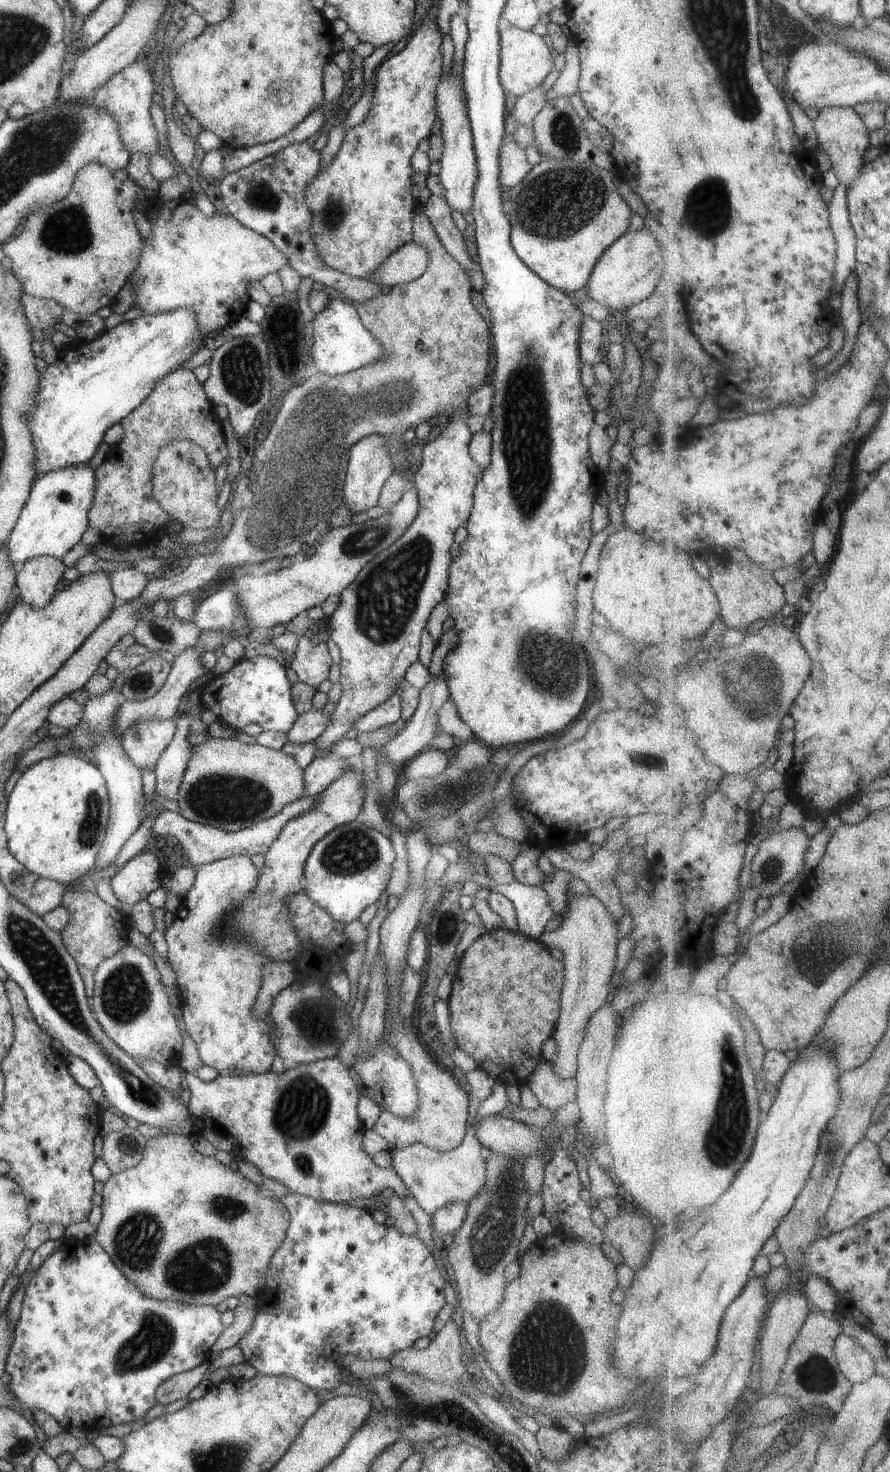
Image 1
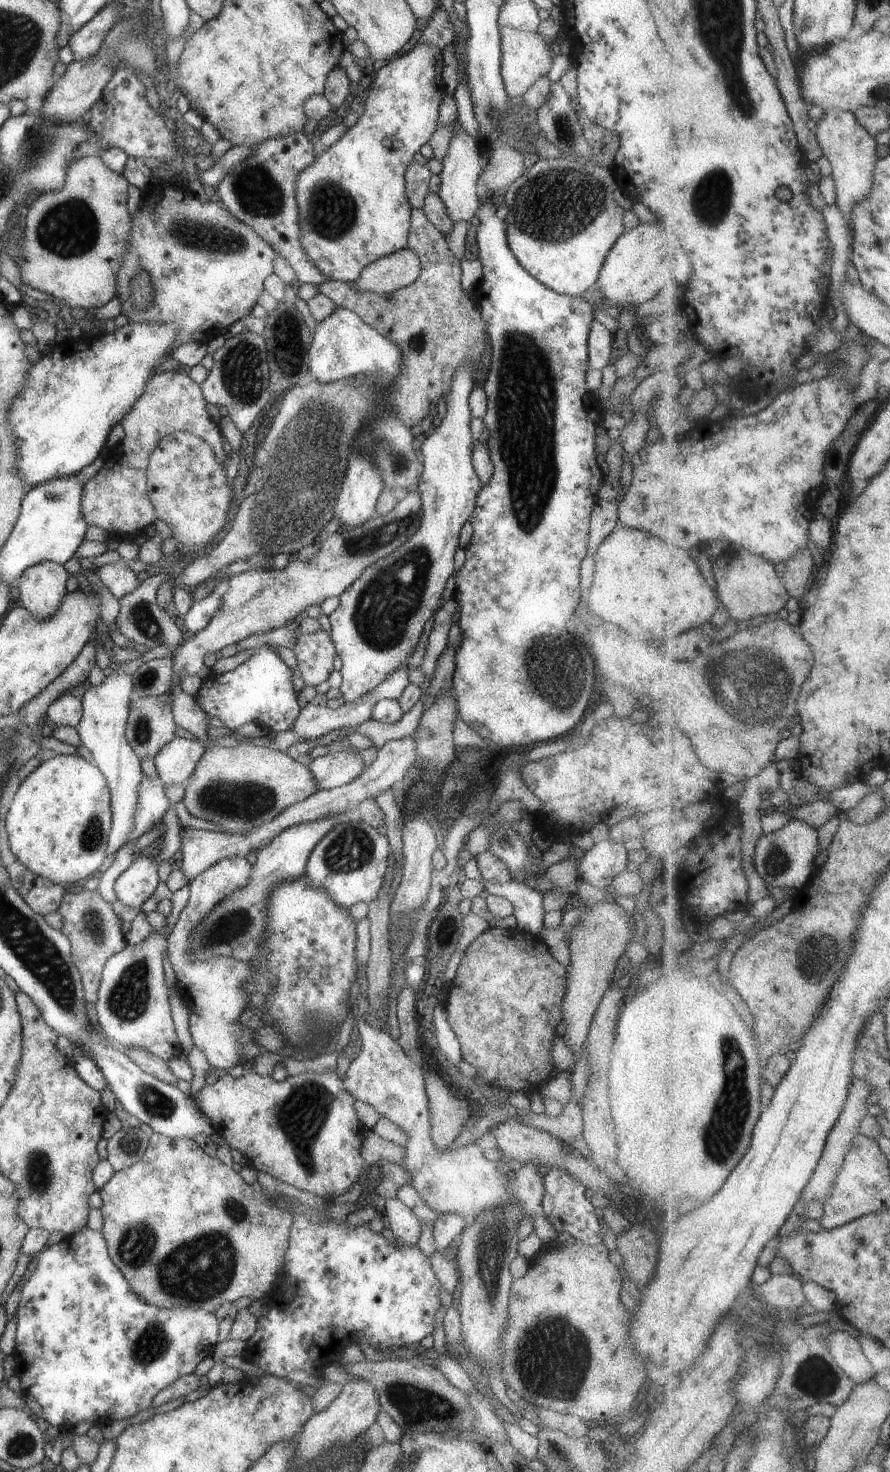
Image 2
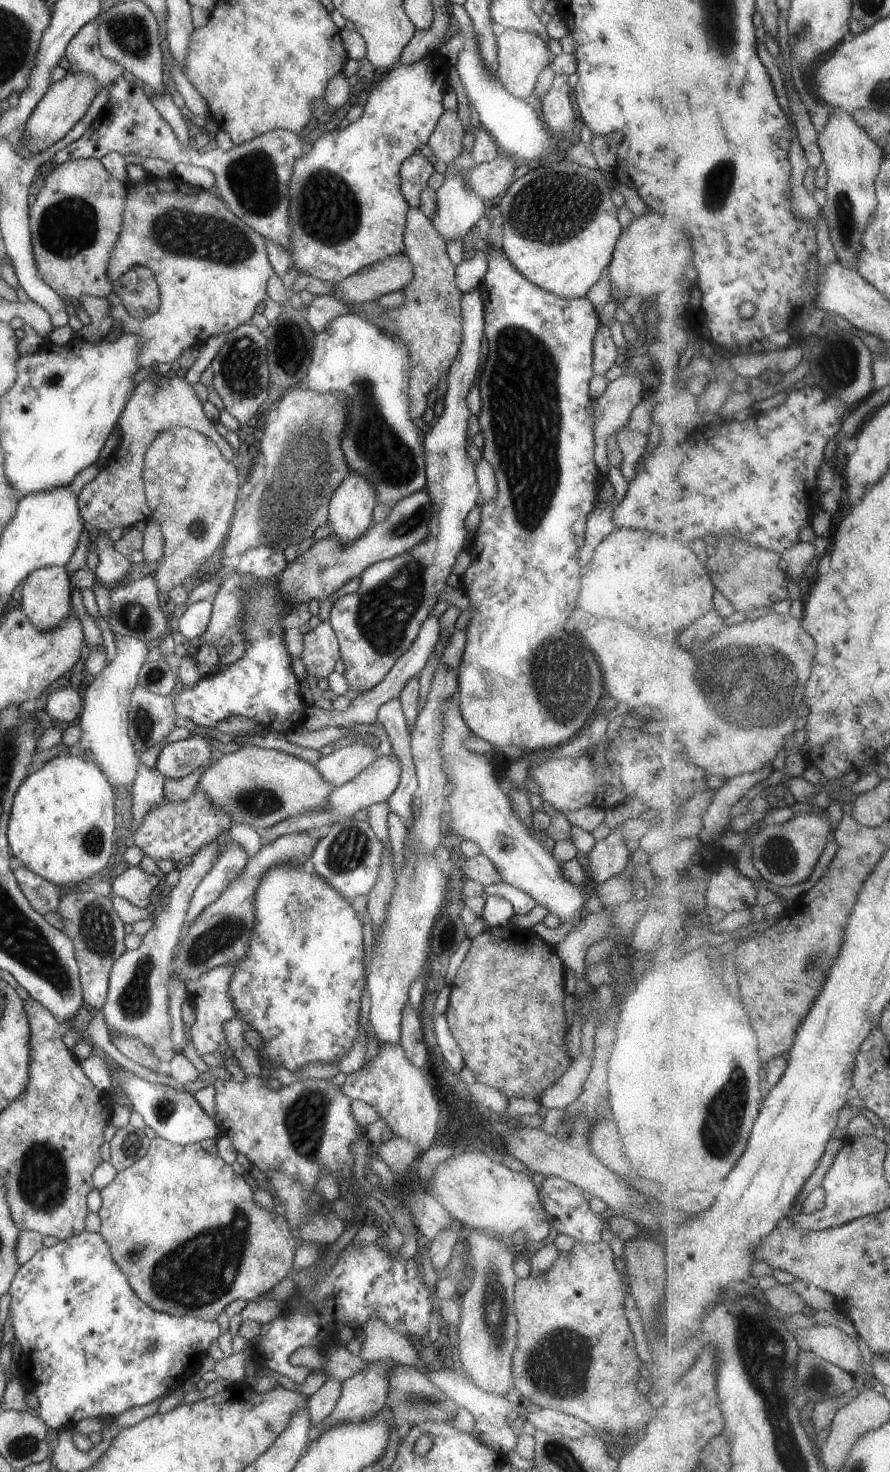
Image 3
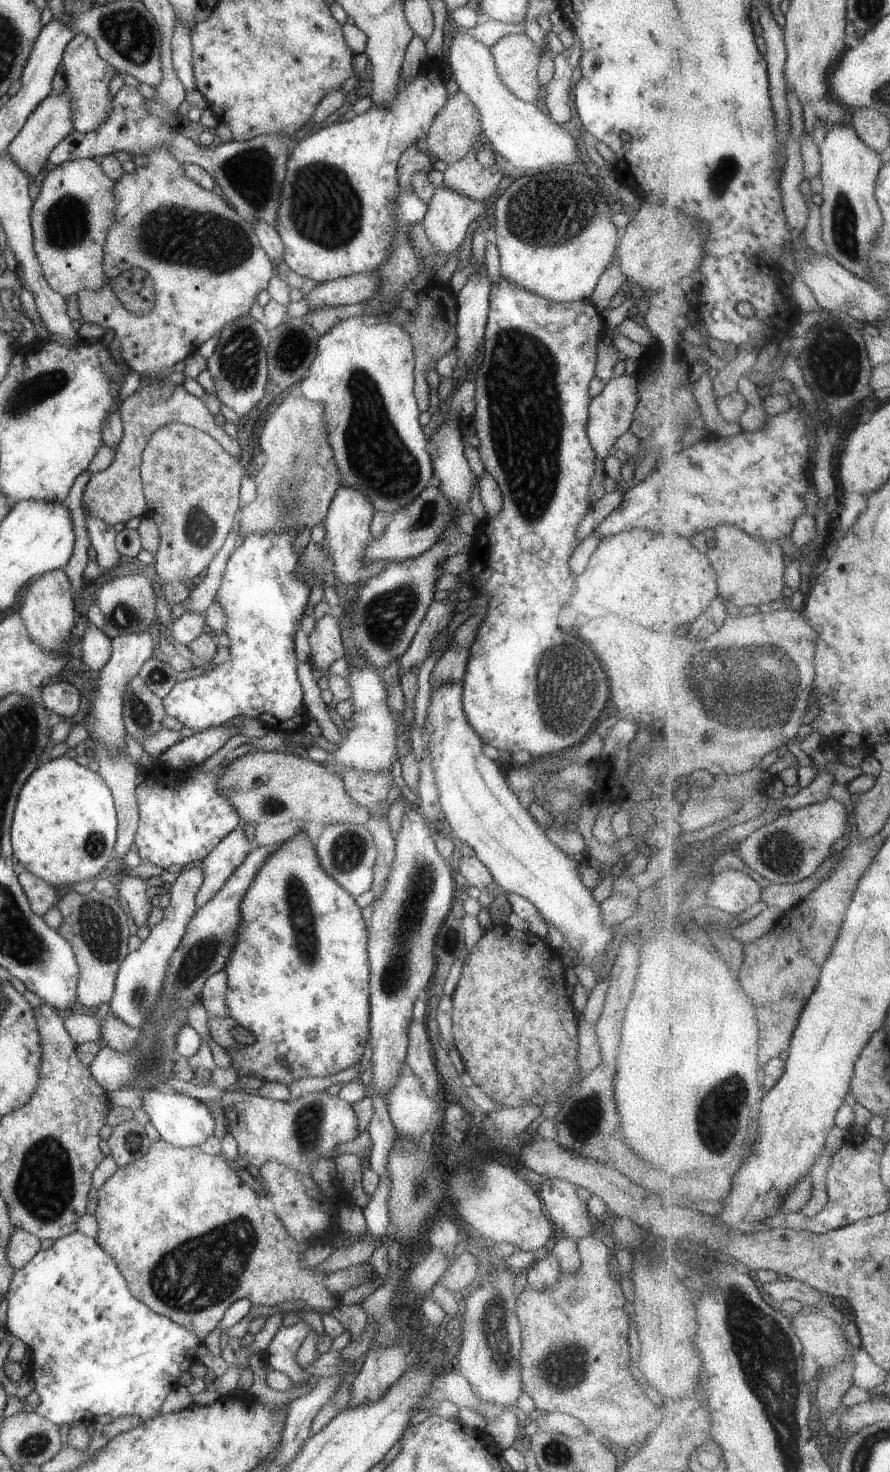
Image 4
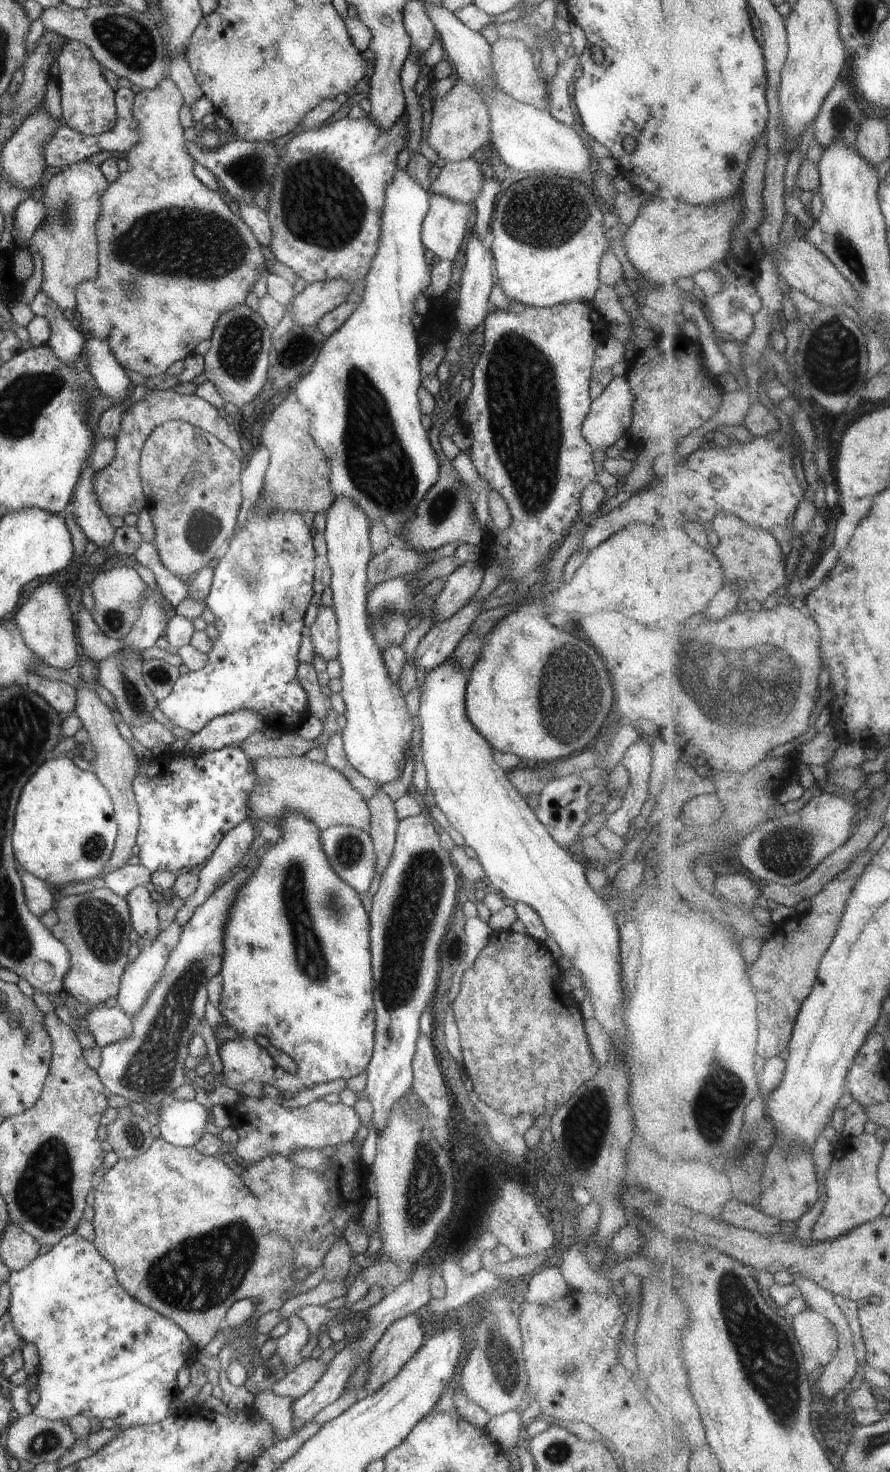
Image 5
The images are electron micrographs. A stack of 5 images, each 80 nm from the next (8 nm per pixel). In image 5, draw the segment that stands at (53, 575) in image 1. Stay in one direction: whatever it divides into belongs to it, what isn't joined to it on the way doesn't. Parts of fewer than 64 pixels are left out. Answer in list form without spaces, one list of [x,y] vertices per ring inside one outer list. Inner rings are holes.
[[[55,579],[42,581],[30,593],[27,601],[23,602],[13,613],[15,624],[20,630],[24,643],[38,656],[41,663],[61,670],[73,666],[78,658],[77,650],[75,650],[77,638],[74,632],[76,629],[73,627],[69,602],[60,582]]]

